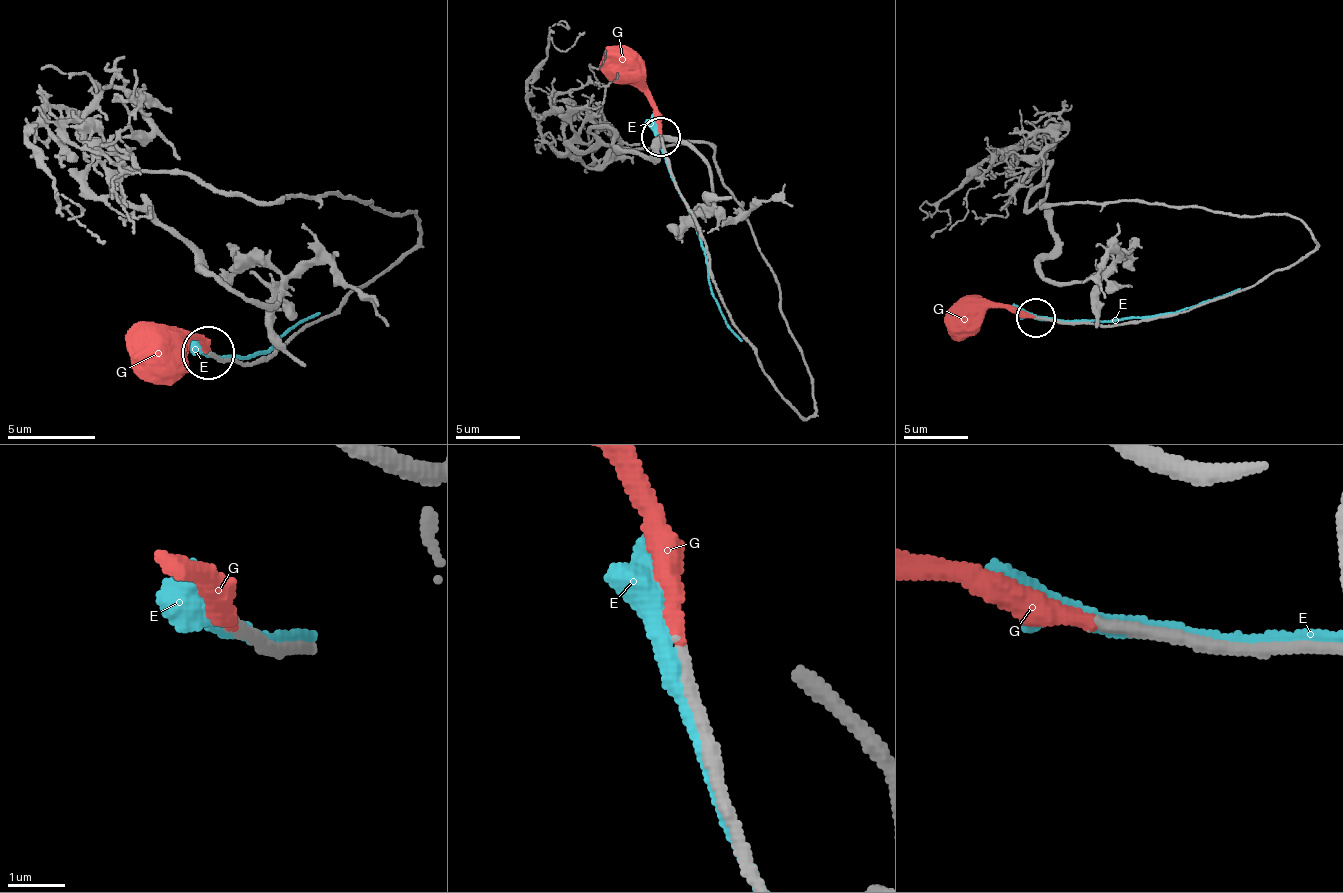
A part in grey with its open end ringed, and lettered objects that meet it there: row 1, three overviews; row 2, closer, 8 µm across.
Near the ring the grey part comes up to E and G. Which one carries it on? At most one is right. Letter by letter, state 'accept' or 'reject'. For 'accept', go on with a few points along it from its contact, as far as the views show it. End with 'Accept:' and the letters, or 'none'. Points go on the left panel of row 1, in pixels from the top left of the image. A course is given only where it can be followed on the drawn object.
E: reject
G: accept | via (209, 353), (192, 340), (152, 340), (134, 358)
Accept: G

